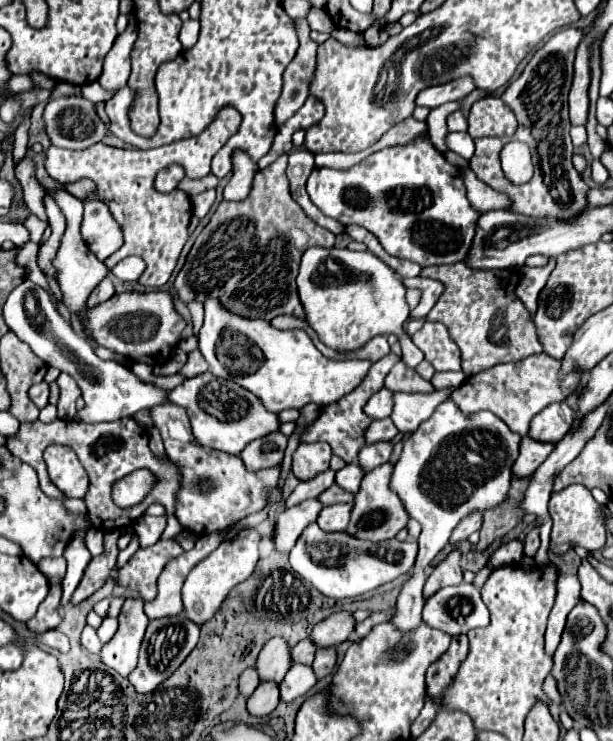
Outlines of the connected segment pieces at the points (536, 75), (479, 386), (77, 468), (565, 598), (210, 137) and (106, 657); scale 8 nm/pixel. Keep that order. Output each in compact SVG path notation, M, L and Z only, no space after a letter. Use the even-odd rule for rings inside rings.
M574 27L560 29L552 35L552 39L534 53L530 65L526 65L524 73L506 89L502 99L516 113L518 131L510 137L510 141L522 141L532 151L534 163L534 179L524 185L508 185L500 163L500 152L508 137L482 137L474 139L476 153L470 159L470 169L476 173L480 181L508 193L514 201L512 211L526 213L530 217L554 217L554 219L570 219L578 215L586 203L588 185L582 181L580 173L572 165L572 141L570 141L570 119L568 119L568 91L572 83L572 63L576 55L576 47L582 41L584 33Z
M546 353L532 355L532 357L518 361L518 363L512 363L512 365L496 365L492 369L486 369L478 375L468 377L464 381L464 385L460 385L452 391L450 399L458 405L458 409L464 415L474 415L482 409L492 411L514 433L524 437L524 435L528 435L530 421L536 413L540 413L550 403L560 403L578 391L582 371L572 371L572 373L560 375L560 365L562 363L558 359L554 359Z
M50 445L44 451L44 461L52 483L68 499L84 499L88 491L88 473L80 465L76 453L66 445Z
M560 573L558 583L556 583L556 603L550 611L548 619L548 629L546 629L546 653L554 655L560 635L566 623L568 613L572 611L574 605L580 603L580 581L576 573Z
M224 107L212 125L196 137L176 141L170 145L162 145L156 149L140 151L140 149L116 149L104 143L96 143L84 151L70 151L52 147L46 151L46 171L60 183L74 183L78 179L92 179L98 185L94 201L102 201L110 207L114 219L120 223L124 231L124 245L112 253L104 263L112 269L118 261L128 255L138 255L146 261L146 271L140 277L142 285L162 287L180 257L180 251L188 239L188 223L192 217L190 197L182 191L160 193L154 188L154 177L162 167L178 163L186 169L186 177L202 179L210 173L210 161L214 153L228 141L230 135L238 131L240 113L232 107Z
M136 597L136 599L126 599L126 601L124 601L124 607L122 607L122 611L120 611L120 615L118 615L118 621L120 621L118 631L116 631L116 635L102 647L102 653L100 653L102 663L108 665L110 669L118 671L122 677L128 677L128 675L136 669L136 665L138 665L138 649L140 649L140 643L142 643L142 637L144 637L144 631L146 631L146 625L148 625L148 617L144 615L142 605L144 605L144 601L142 601L140 597Z

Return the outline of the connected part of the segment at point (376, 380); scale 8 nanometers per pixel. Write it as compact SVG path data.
M394 353L386 355L384 359L376 361L374 369L368 373L368 377L346 397L342 397L340 401L334 401L332 405L326 405L324 409L320 409L318 419L308 425L306 429L302 429L300 433L300 443L316 443L316 441L326 441L332 447L332 453L342 457L346 463L356 461L358 451L366 445L364 441L364 429L368 429L368 425L372 423L372 419L364 413L364 405L368 403L368 397L372 397L372 393L378 393L384 387L384 379L390 373L390 369L394 367L394 363L398 361L398 357Z

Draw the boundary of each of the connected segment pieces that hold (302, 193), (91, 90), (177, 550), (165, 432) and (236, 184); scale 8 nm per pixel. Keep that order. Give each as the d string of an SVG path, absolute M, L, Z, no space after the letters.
M292 151L288 155L286 175L288 175L288 181L290 181L290 193L292 193L294 201L306 211L306 215L312 221L316 221L320 227L332 231L334 235L340 235L340 233L344 233L344 225L338 223L336 219L330 219L324 213L320 213L318 207L310 201L310 197L306 193L306 179L312 173L312 169L314 169L314 155L312 153L308 153L308 151Z
M92 81L92 83L88 83L88 85L82 85L81 91L82 95L84 95L86 99L90 99L92 103L106 103L106 101L116 93L116 91L106 91L98 81Z
M170 539L158 541L148 549L138 549L138 553L120 567L118 583L140 595L144 601L152 601L156 597L156 579L160 577L164 565L182 553L182 547Z
M164 403L152 409L152 419L160 429L166 453L176 465L182 479L176 493L176 517L184 529L202 537L212 531L224 531L240 519L264 509L268 493L278 483L280 467L248 473L240 457L200 447L200 443L192 437L186 411L174 403Z
M242 151L234 153L234 169L232 169L232 177L224 189L224 199L226 201L242 201L244 197L248 197L248 193L252 191L252 181L254 175L258 171L258 165Z

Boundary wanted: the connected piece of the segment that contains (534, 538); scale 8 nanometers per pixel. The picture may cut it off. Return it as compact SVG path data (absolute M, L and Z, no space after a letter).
M532 527L532 529L528 531L528 537L526 537L526 541L524 541L524 555L528 555L528 557L534 557L534 555L536 555L536 551L538 551L538 547L540 547L538 527Z

